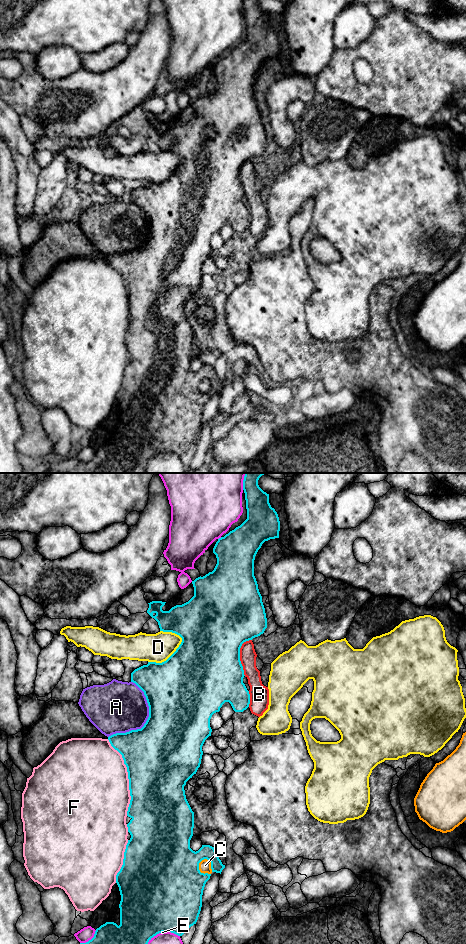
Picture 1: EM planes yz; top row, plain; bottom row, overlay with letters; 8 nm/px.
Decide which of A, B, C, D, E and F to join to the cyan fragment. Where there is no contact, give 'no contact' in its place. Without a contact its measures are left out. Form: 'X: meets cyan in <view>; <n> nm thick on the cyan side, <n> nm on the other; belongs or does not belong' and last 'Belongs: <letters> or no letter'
A: meets cyan in yz; 500 nm thick on the cyan side, 420 nm on the other; does not belong
B: meets cyan in yz; 500 nm thick on the cyan side, 130 nm on the other; does not belong
C: meets cyan in yz; 500 nm thick on the cyan side, 100 nm on the other; does not belong
D: meets cyan in yz; 500 nm thick on the cyan side, 220 nm on the other; does not belong
E: meets cyan in yz; 500 nm thick on the cyan side, 300 nm on the other; does not belong
F: meets cyan in yz; 500 nm thick on the cyan side, 500 nm on the other; does not belong
Belongs: no letter

